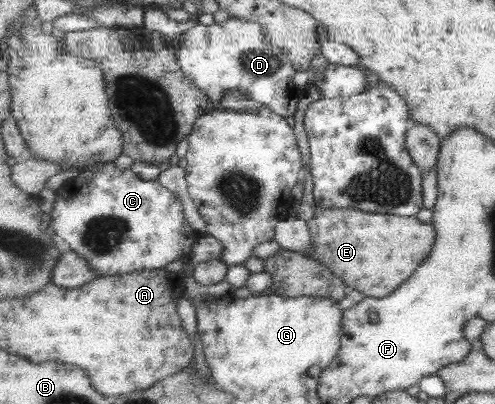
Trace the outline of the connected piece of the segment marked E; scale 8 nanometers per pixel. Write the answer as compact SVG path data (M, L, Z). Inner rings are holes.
M316 205L315 215L308 226L315 246L309 257L342 277L348 286L366 297L377 299L390 296L400 284L409 280L431 256L437 242L437 230L433 224L424 224L417 216L371 214L355 208Z

